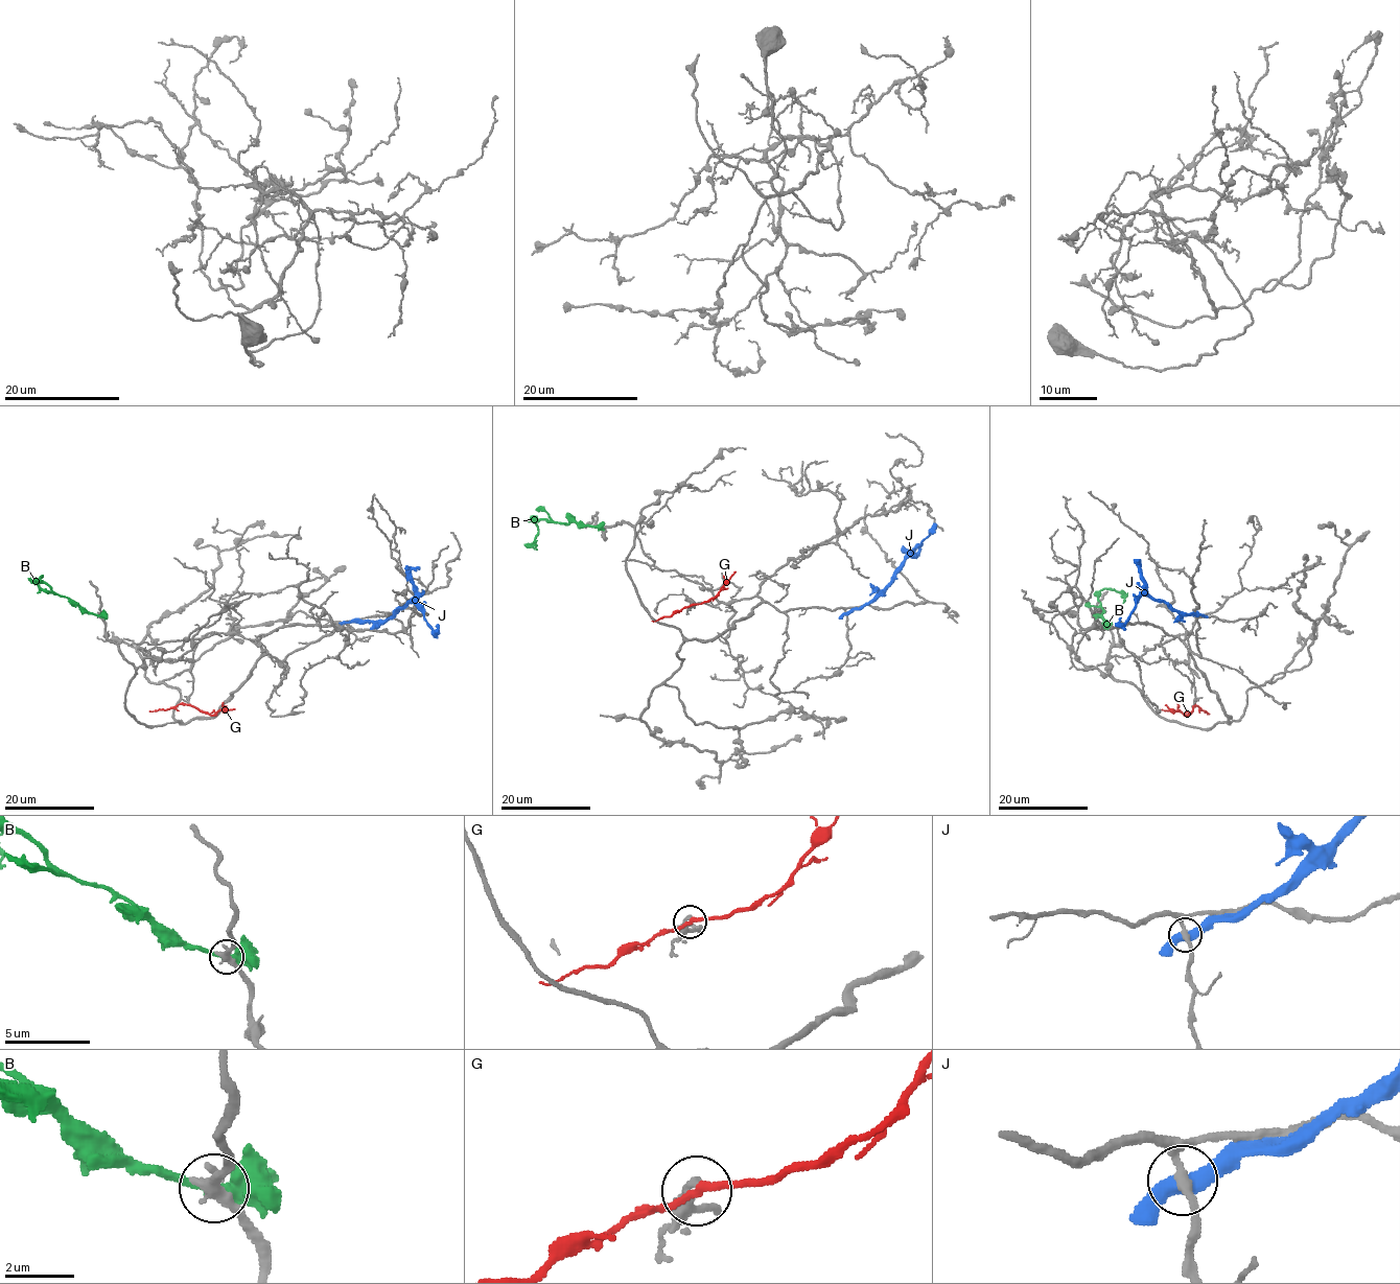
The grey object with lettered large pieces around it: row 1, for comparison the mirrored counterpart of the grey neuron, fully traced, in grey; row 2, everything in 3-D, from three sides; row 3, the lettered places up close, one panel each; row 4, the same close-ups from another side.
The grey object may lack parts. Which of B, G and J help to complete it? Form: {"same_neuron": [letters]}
{"same_neuron": ["G"]}

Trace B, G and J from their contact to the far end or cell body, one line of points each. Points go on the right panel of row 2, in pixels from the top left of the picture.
B: (1107, 626), (1098, 594), (1104, 588), (1120, 591), (1123, 602), (1119, 604)
G: (1193, 705), (1190, 714), (1161, 709)
J: (1202, 615), (1177, 612), (1166, 603), (1143, 594), (1130, 616), (1115, 625)

